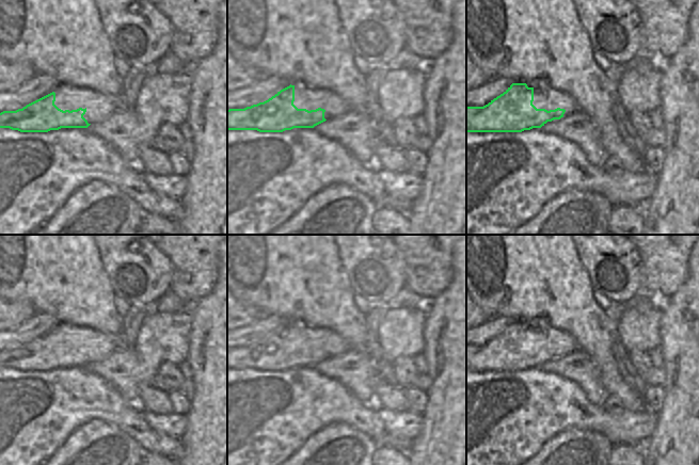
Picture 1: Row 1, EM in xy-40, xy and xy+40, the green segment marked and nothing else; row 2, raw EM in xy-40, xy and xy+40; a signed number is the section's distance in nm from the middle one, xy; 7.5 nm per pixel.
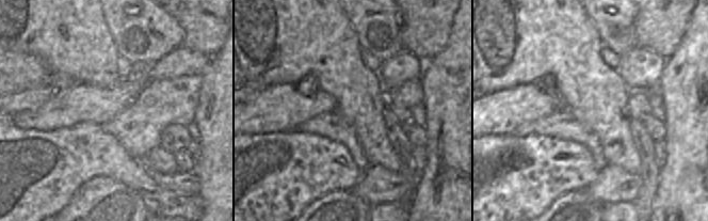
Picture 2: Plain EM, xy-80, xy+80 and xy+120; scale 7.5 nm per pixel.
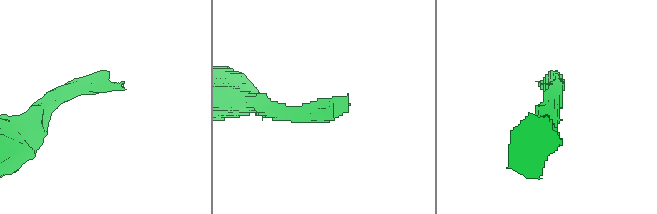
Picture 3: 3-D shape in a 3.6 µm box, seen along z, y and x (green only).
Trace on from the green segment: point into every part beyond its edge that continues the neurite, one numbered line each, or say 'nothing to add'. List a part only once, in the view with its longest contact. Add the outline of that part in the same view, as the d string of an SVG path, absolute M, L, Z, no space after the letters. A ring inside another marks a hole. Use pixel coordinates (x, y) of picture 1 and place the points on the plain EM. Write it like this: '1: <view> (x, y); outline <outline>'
nothing to add

